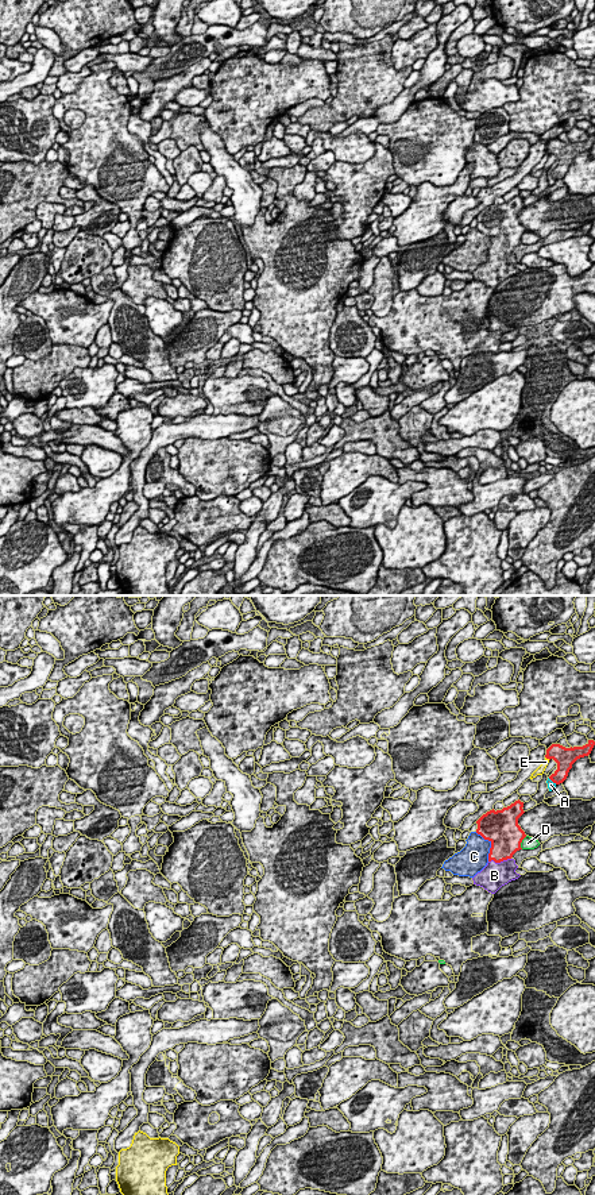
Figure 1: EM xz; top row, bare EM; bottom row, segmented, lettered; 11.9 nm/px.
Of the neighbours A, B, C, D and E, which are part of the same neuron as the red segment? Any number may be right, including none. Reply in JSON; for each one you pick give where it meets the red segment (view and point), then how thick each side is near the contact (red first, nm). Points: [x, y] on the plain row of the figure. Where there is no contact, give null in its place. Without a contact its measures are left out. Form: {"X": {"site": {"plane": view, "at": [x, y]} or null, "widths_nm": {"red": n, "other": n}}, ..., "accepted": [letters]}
{"B": {"site": {"plane": "xz", "at": [499, 257]}, "widths_nm": {"red": 360, "other": 320}}, "accepted": ["B"]}

